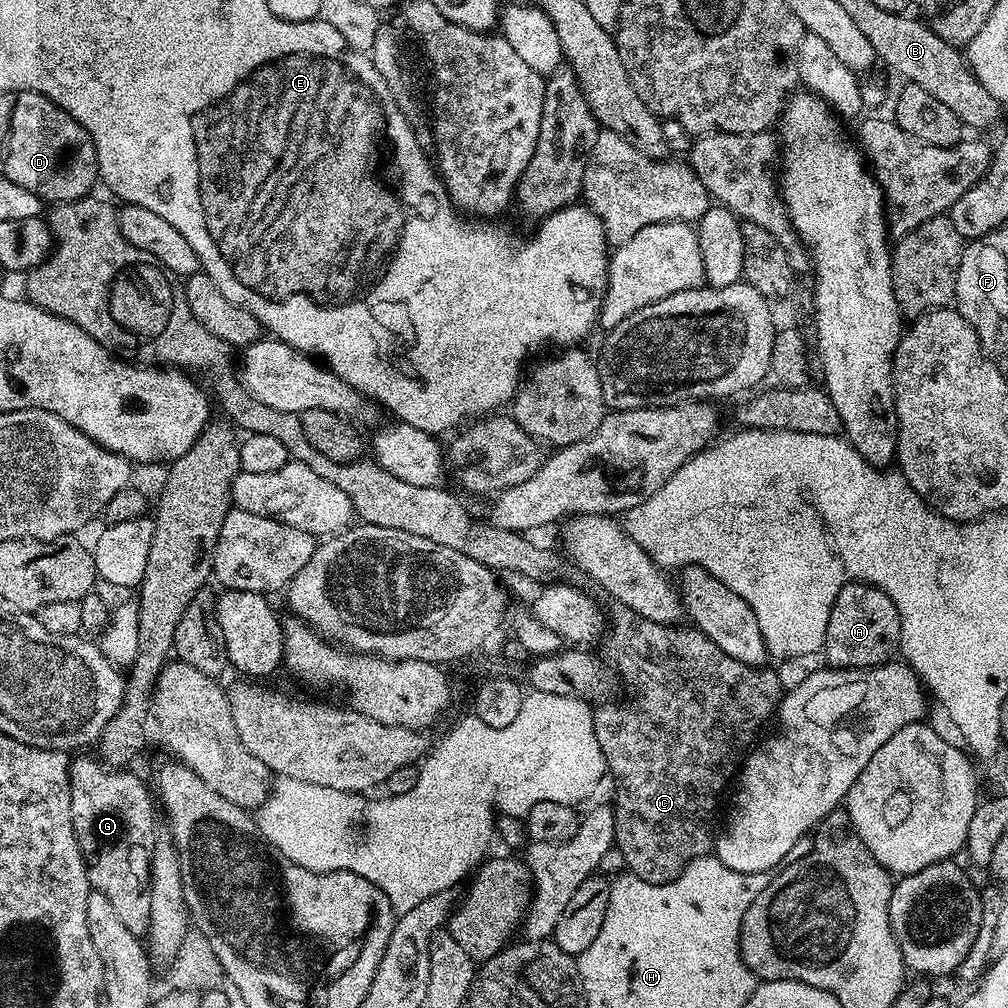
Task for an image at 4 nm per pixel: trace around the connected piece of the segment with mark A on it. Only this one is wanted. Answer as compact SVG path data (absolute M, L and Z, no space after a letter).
M849 582L844 585L834 606L830 610L830 622L826 626L826 638L822 656L829 660L833 669L838 668L876 668L889 663L892 655L897 655L900 647L900 615L894 602L884 591L872 582Z

